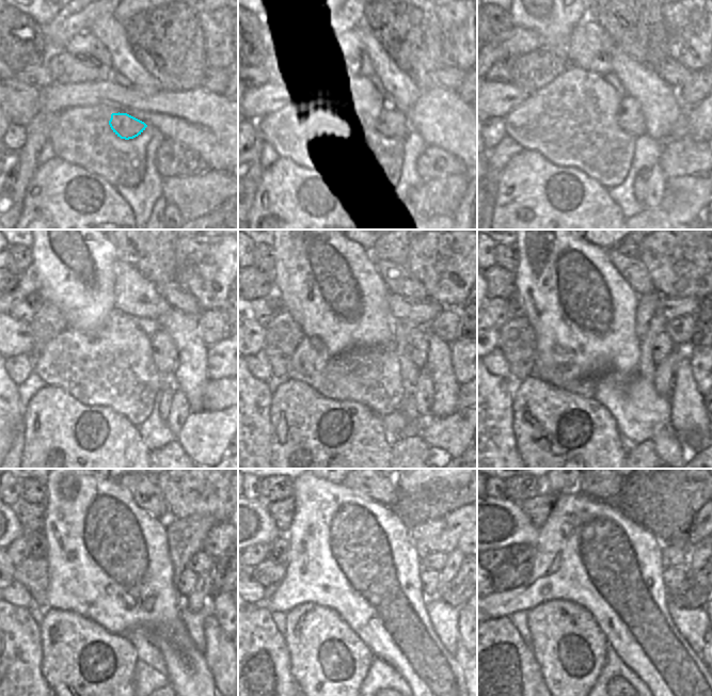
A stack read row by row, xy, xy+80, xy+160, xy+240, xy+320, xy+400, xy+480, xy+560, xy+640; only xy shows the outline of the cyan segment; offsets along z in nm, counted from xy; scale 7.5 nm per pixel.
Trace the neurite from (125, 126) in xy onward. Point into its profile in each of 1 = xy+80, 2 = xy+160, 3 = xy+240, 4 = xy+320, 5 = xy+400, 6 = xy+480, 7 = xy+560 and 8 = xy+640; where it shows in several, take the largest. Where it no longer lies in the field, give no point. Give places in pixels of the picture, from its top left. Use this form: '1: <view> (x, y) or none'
1: xy+80 (381, 117)
2: xy+160 (630, 117)
3: xy+240 (164, 356)
4: xy+320 (417, 343)
5: xy+400 (663, 345)
6: xy+480 (188, 580)
7: xy+560 (429, 579)
8: xy+640 (674, 578)

